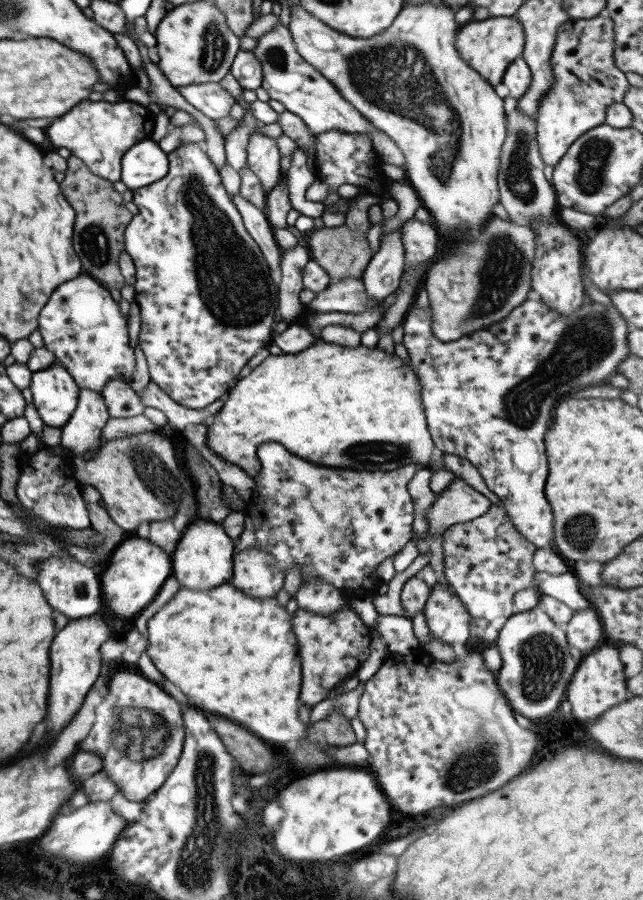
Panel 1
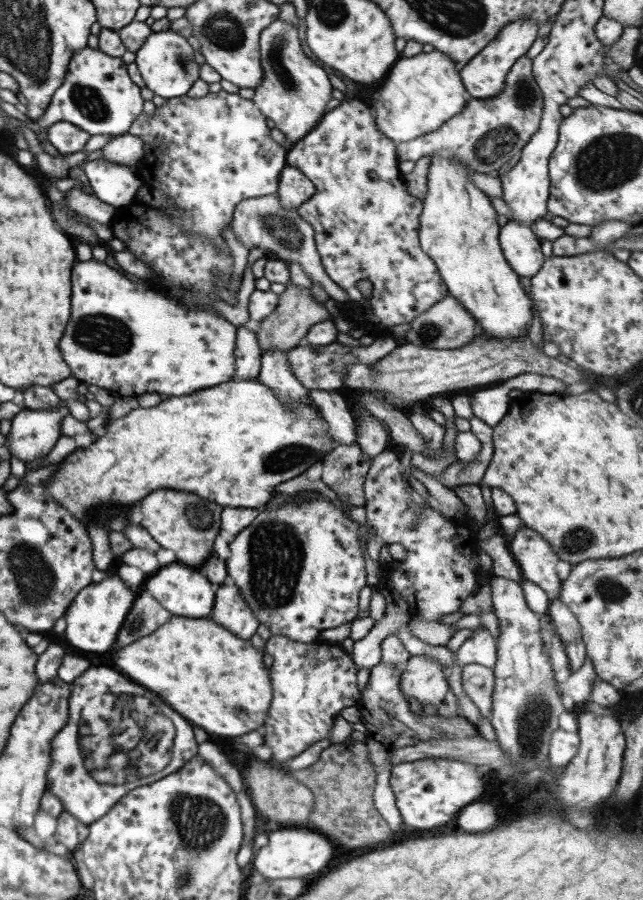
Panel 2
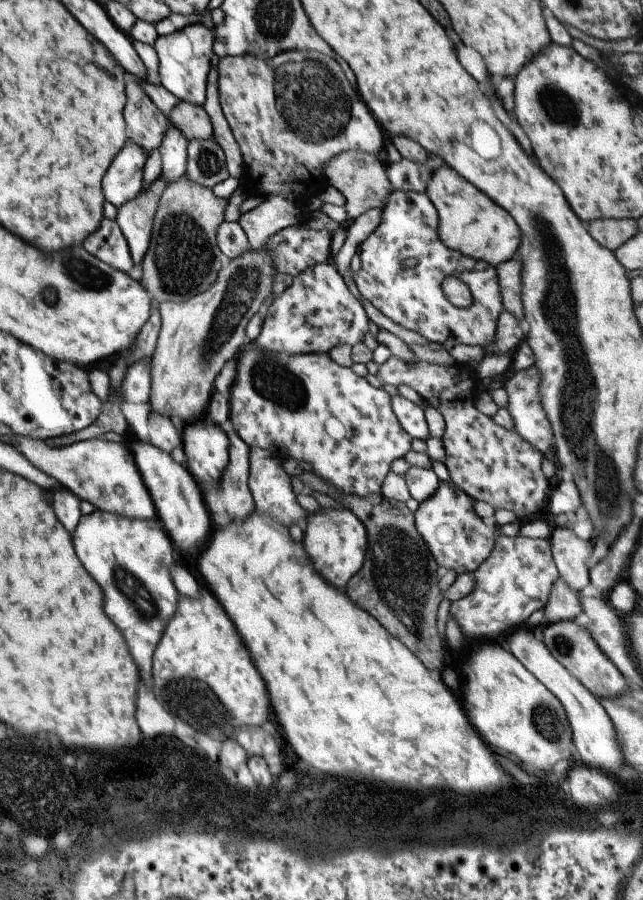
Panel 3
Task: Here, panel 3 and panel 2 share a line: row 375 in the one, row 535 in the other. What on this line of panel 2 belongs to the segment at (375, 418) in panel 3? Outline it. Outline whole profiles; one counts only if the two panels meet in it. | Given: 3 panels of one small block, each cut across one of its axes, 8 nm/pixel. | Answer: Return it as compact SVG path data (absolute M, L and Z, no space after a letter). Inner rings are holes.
M315 491L301 504L287 502L277 510L261 511L228 545L228 581L236 586L259 625L269 626L271 635L286 636L293 642L314 642L322 630L349 624L357 614L357 594L366 585L362 556L366 541L357 538L358 525Z

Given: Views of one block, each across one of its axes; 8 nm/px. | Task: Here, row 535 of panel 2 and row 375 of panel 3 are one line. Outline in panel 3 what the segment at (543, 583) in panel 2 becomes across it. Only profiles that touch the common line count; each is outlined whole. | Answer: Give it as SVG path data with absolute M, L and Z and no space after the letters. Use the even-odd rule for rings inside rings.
M534 365L517 370L503 379L507 412L513 420L513 431L535 450L543 453L553 446L553 434L539 398L539 372Z

